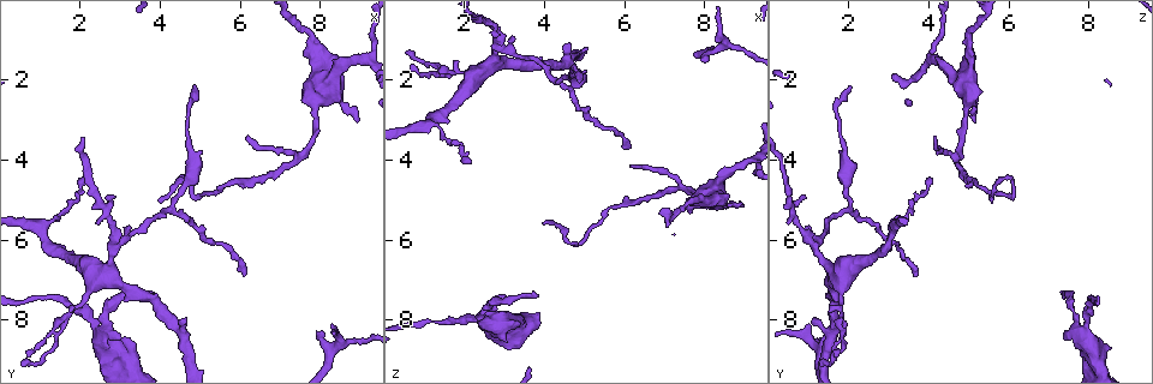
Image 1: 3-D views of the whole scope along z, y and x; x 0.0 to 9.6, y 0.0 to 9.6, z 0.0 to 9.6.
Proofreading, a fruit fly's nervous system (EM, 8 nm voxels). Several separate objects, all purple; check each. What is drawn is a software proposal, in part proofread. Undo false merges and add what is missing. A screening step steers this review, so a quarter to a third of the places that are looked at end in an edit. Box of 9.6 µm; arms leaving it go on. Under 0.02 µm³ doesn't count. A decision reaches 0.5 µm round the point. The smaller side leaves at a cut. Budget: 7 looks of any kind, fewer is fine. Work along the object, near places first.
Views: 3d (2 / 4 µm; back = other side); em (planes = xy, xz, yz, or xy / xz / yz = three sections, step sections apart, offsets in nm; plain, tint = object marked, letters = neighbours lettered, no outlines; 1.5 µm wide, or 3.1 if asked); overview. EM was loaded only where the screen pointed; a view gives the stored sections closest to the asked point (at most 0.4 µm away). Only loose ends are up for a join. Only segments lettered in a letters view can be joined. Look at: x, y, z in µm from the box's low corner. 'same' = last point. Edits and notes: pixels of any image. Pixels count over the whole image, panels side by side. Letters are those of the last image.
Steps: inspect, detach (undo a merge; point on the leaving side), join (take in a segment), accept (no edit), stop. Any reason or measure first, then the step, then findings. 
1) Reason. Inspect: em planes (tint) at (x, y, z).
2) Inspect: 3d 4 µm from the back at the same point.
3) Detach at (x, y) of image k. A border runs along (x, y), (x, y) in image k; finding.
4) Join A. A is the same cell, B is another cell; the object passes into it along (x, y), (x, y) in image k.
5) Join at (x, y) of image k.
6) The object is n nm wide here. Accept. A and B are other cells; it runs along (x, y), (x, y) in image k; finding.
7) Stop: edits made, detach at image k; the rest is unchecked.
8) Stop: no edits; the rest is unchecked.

Branch stops here. Inspect: em planes (plain) at (3.05, 8.45, 7.40).

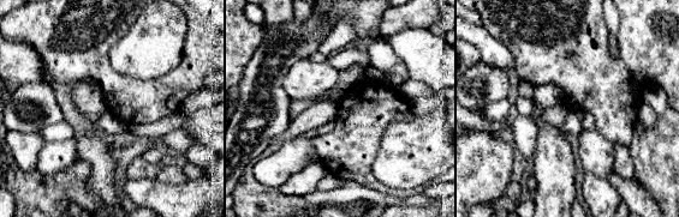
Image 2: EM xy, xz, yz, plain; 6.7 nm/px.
Inspect: em planes (letters) at the same point.

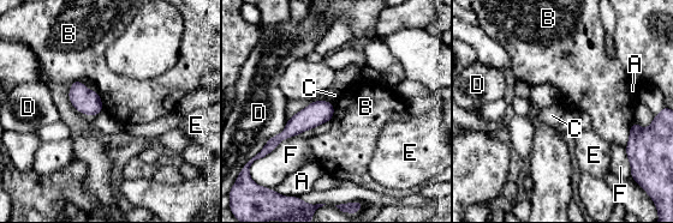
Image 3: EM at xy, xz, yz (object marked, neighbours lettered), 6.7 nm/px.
The object is 160 nm wide here. Accept. A, B, C, D, E and F are other cells; a border runs along (633, 120), (625, 146) in image 3; none of them fits.

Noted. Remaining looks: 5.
Abrupt turn. Inspect: em planes (letters) at (2.85, 6.10, 1.15).

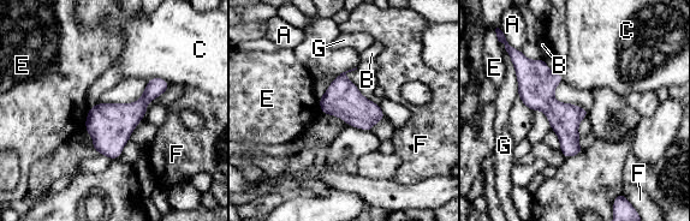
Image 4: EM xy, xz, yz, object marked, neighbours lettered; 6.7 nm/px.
Accept. A, B, C, E, F and G are other cells; it runs along (516, 59), (564, 120), (577, 150) in image 4; continuous, no second neuron.

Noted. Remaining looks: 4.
Tapers out. Inspect: 3d 4 µm at (8.95, 3.05, 5.10).

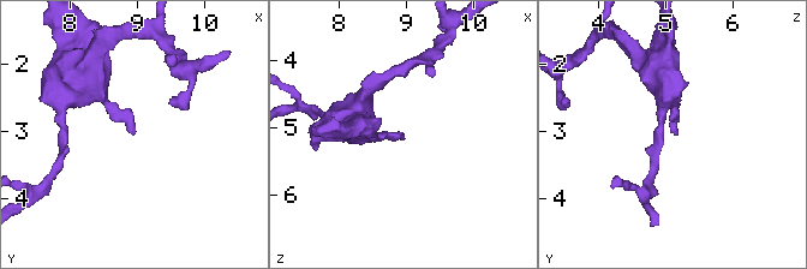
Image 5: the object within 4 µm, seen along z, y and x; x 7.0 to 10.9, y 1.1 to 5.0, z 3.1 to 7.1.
Now the EM. Inspect: em planes (letters) at (8.95, 3.05, 5.15).

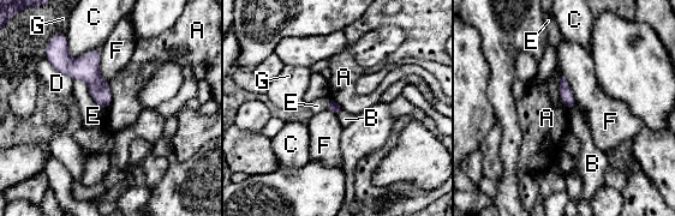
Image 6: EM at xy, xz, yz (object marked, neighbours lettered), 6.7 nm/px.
Accept. A, B, C, D, E, F and G are other cells; it runs along (61, 52), (99, 88), (103, 106) in image 6; no lettered segment goes on from it.

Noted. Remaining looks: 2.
Stop: no edits; the rest is unchecked.

